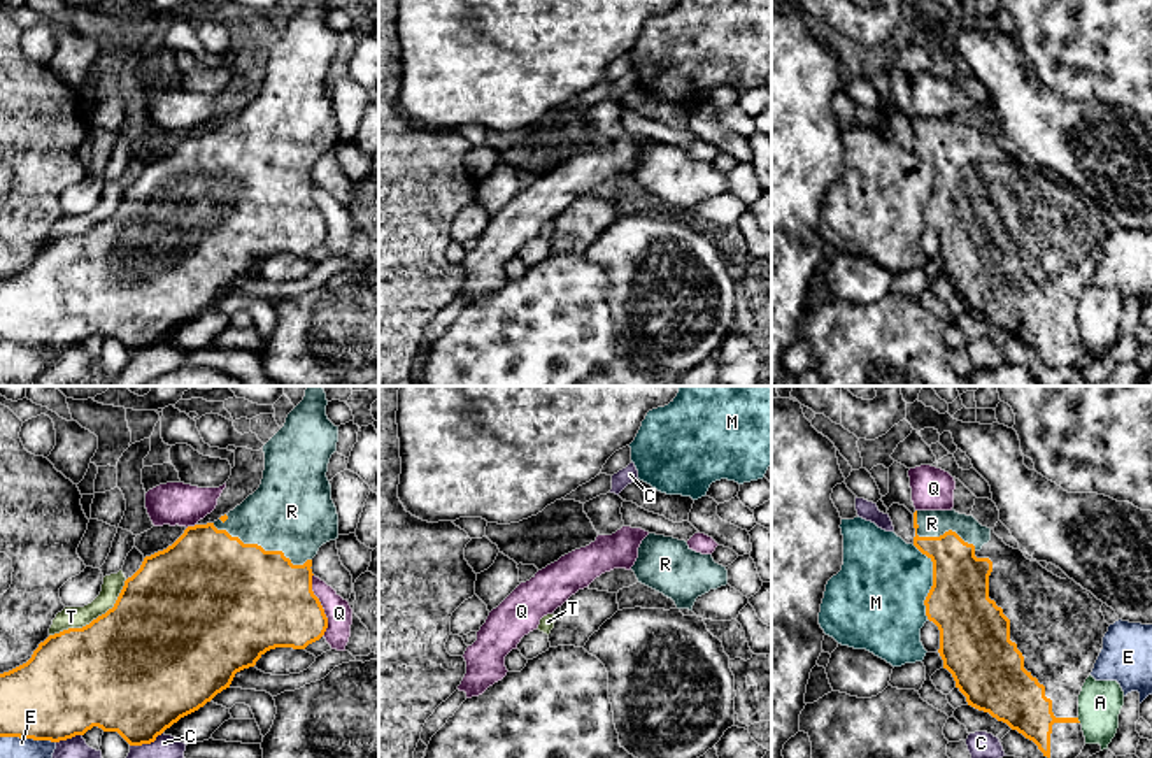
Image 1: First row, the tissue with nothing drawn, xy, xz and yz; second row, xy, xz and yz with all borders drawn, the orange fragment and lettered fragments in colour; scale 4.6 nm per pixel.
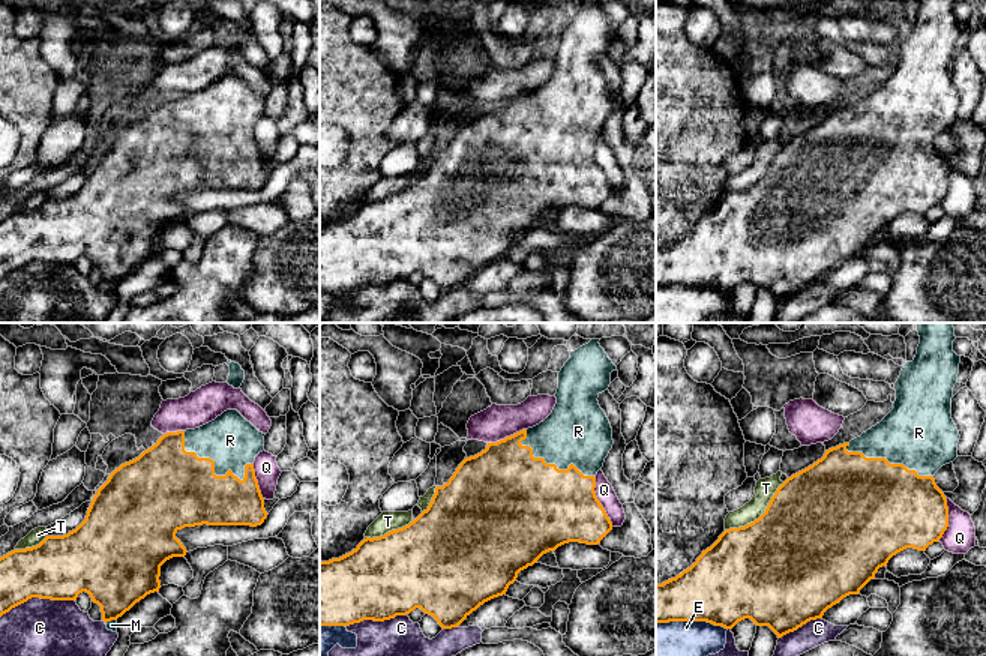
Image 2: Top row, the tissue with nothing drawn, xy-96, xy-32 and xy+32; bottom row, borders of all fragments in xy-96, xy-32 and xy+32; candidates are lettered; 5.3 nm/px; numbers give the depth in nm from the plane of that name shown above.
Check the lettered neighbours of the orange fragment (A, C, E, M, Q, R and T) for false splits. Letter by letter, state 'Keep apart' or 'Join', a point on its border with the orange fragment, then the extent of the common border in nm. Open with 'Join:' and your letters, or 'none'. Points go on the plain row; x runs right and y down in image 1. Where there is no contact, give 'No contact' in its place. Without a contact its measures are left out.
Join: R
A: Keep apart. Touches orange at yz (1077, 327). Shared border 30 nm
C: Keep apart. Touches orange at xy (146, 350). Shared border 170 nm
E: Keep apart. Touches orange at xy (28, 344). Shared border 260 nm
M: Keep apart. Touches orange at yz (933, 188). Shared border 360 nm
Q: Keep apart. Touches orange at xy (321, 213). Shared border 300 nm
R: Join. Touches orange at xy (260, 153). Shared border 480 nm
T: Keep apart. Touches orange at xy (93, 227). Shared border 440 nm

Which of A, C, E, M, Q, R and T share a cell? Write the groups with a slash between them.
A / C / E / M / Q / R / T

